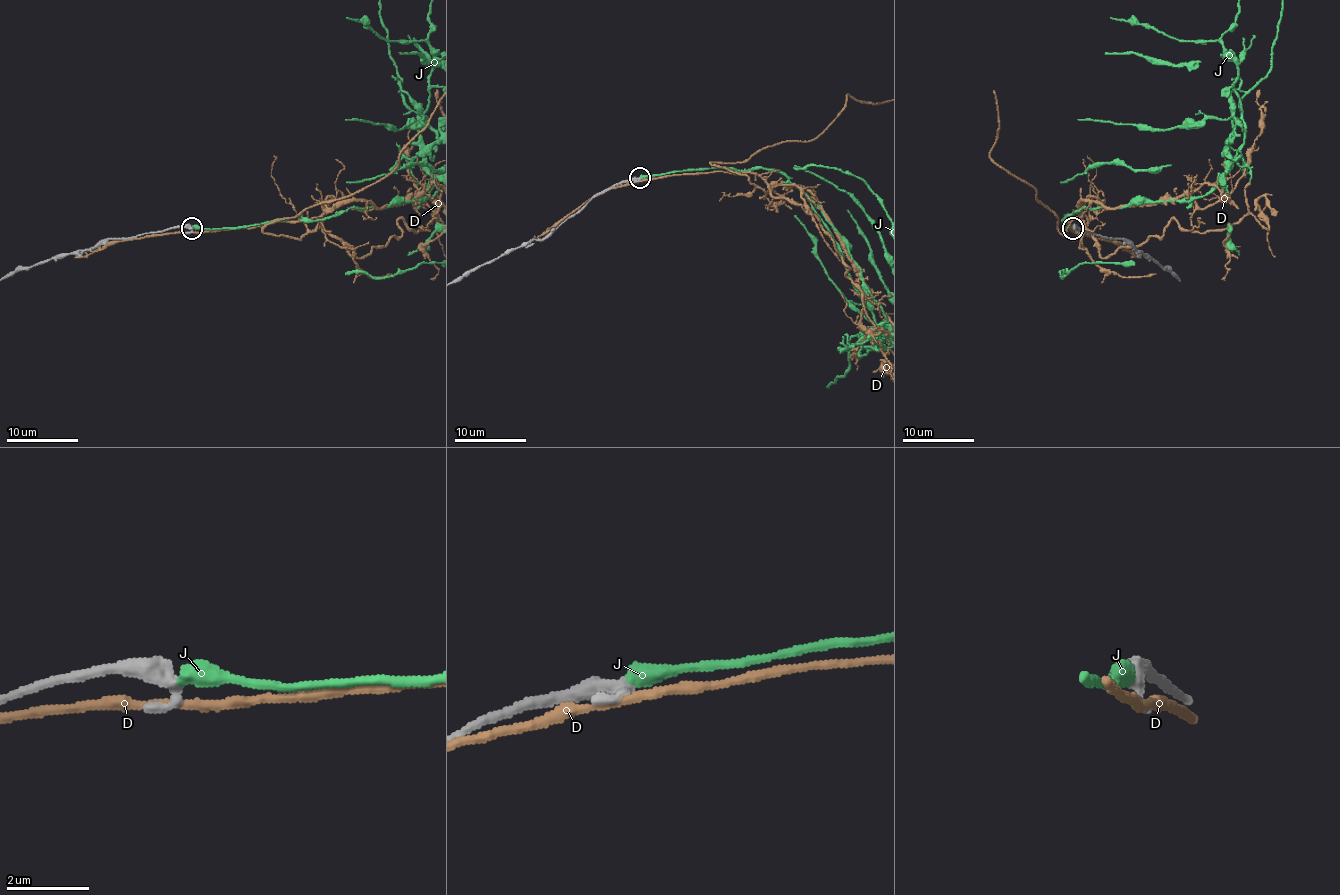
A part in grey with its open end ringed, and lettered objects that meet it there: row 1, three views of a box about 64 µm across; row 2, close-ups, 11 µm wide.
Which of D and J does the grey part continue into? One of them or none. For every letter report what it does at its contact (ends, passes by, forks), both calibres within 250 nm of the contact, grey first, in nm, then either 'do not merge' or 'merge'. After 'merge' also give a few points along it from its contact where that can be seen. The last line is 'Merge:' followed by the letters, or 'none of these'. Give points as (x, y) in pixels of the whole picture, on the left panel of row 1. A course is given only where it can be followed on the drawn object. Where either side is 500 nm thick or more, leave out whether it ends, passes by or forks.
D: it passes by | 320/200 nm | do not merge
J: 500/440 nm | merge
Merge: J

